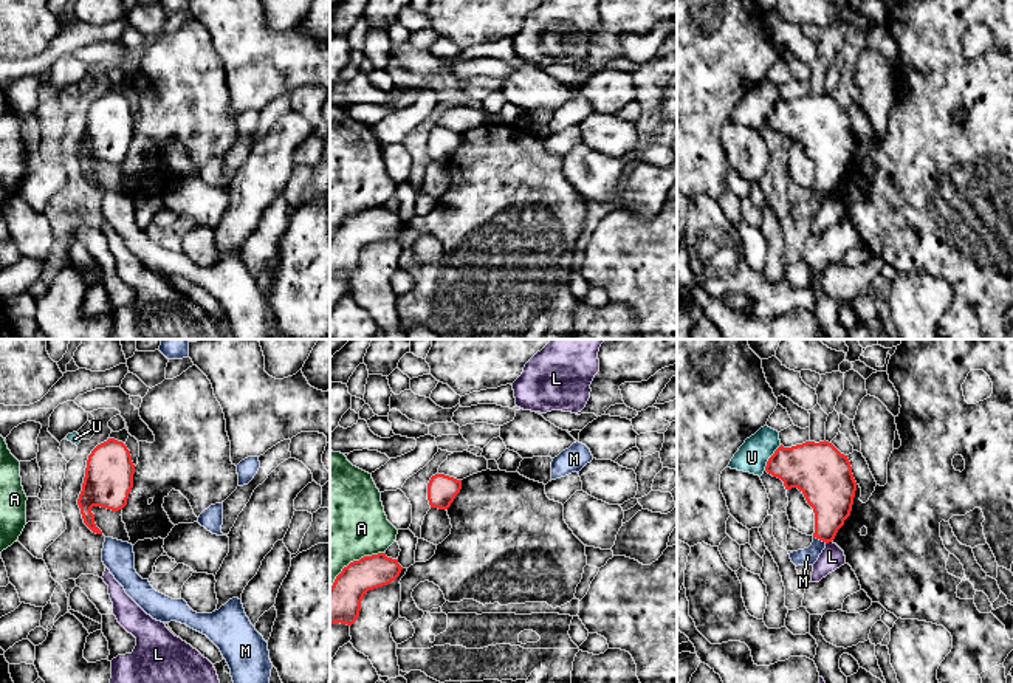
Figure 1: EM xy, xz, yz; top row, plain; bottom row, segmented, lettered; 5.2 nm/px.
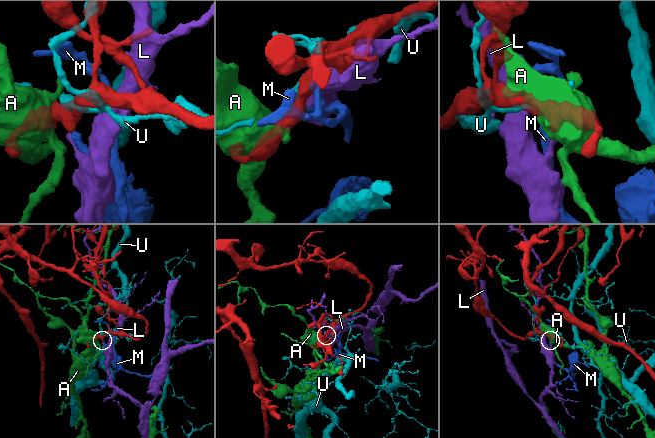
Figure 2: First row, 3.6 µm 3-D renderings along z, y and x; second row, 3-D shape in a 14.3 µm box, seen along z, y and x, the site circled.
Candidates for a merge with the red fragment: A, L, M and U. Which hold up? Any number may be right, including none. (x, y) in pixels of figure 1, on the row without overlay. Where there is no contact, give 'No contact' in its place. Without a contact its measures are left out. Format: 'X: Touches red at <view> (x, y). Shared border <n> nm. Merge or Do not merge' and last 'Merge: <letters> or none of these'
A: Touches red at xz (353, 214). Shared border 340 nm. Do not merge
L: Touches red at yz (827, 195). Shared border 40 nm. Do not merge
M: Touches red at yz (820, 192). Shared border 80 nm. Do not merge
U: Touches red at yz (770, 110). Shared border 160 nm. Do not merge
Merge: none of these

